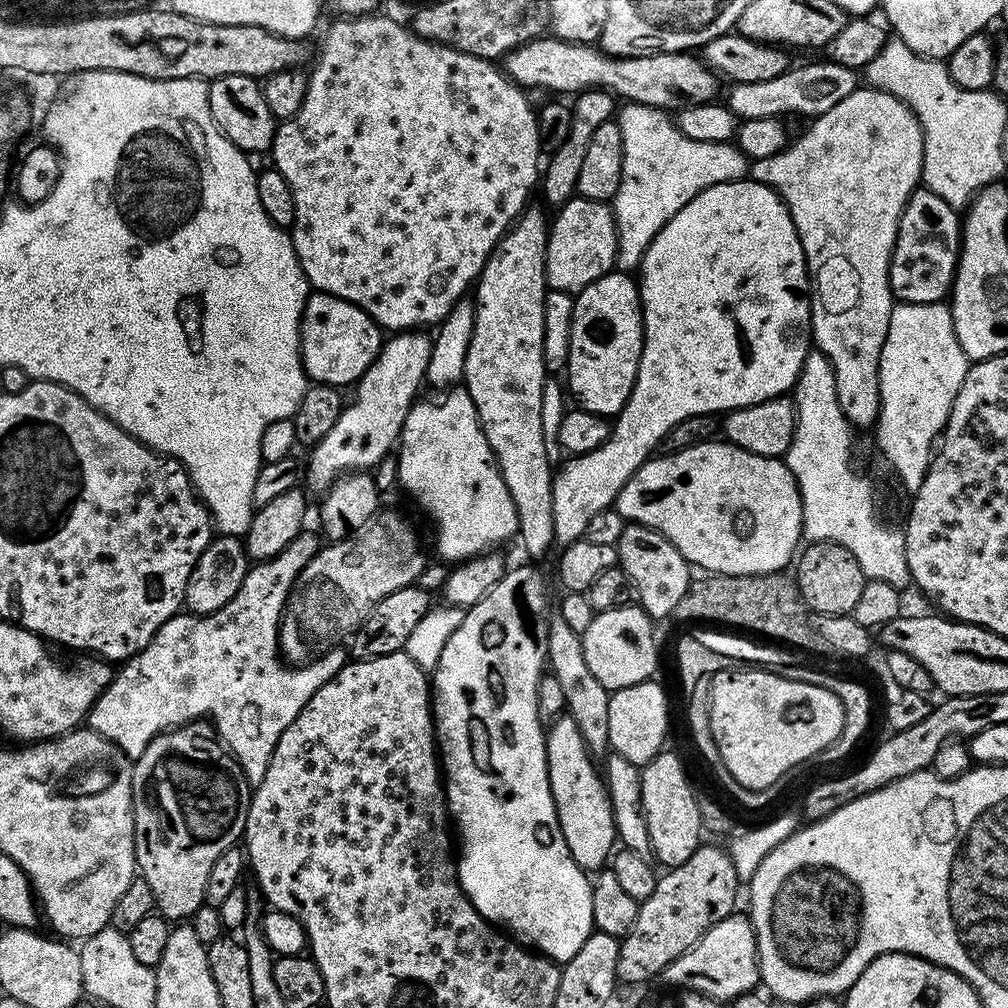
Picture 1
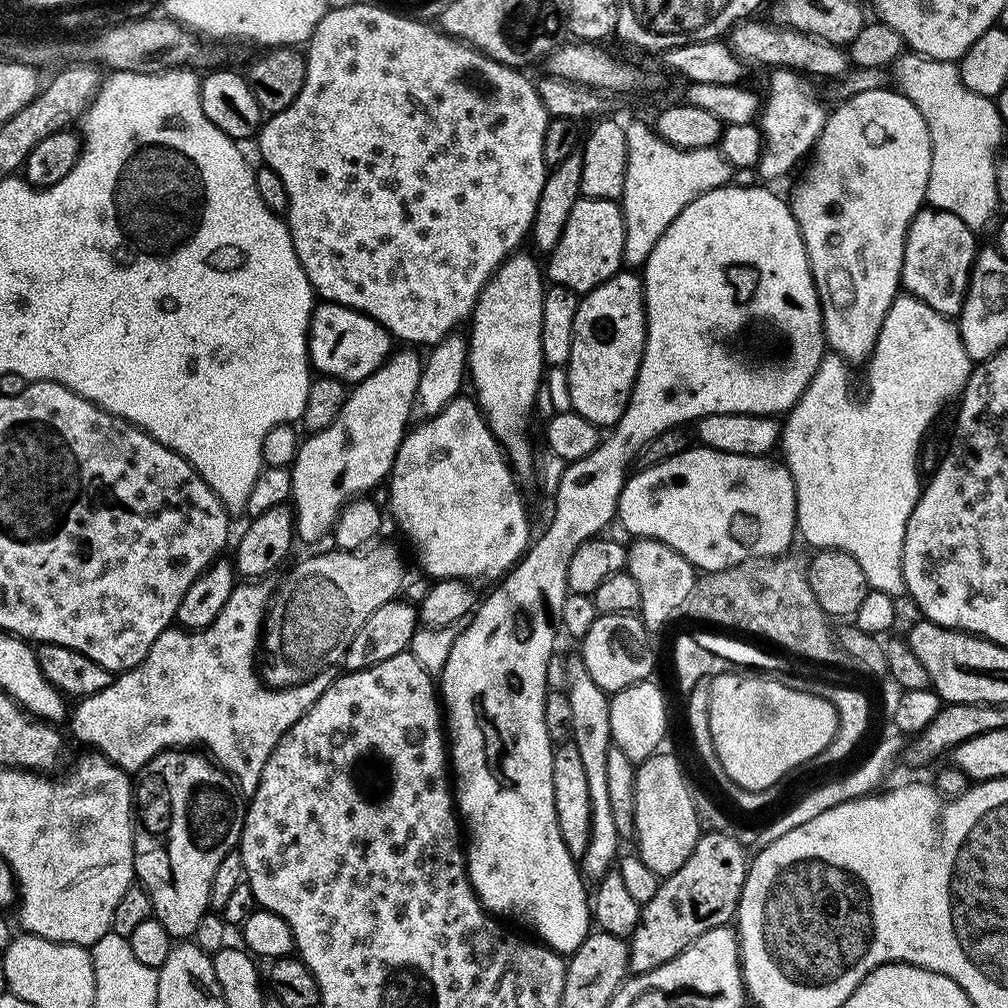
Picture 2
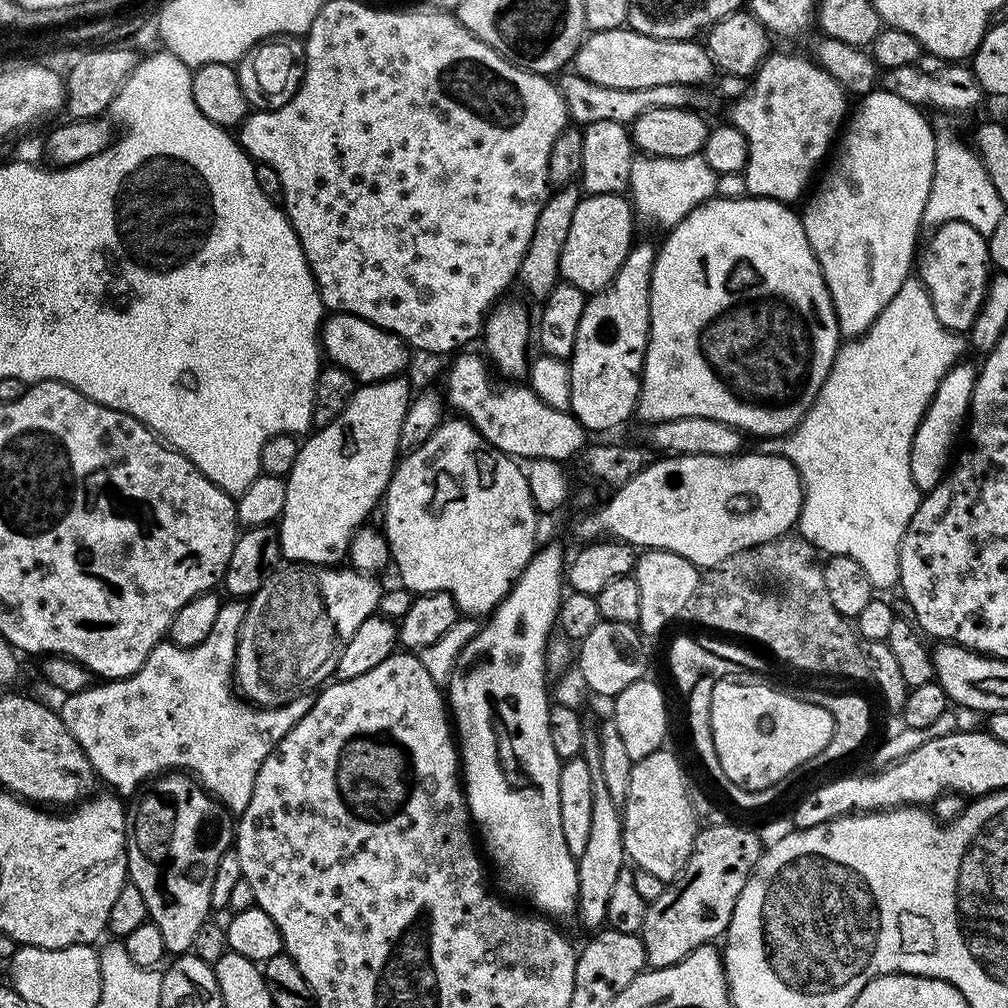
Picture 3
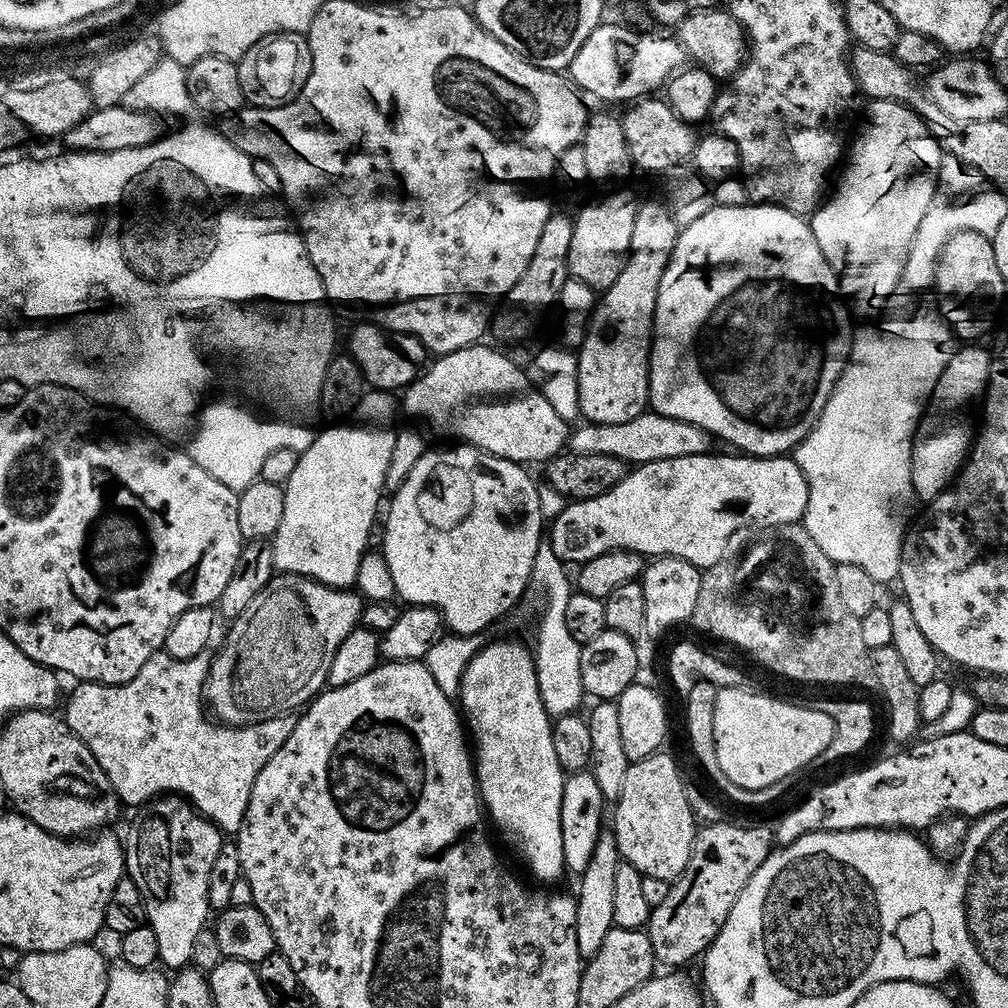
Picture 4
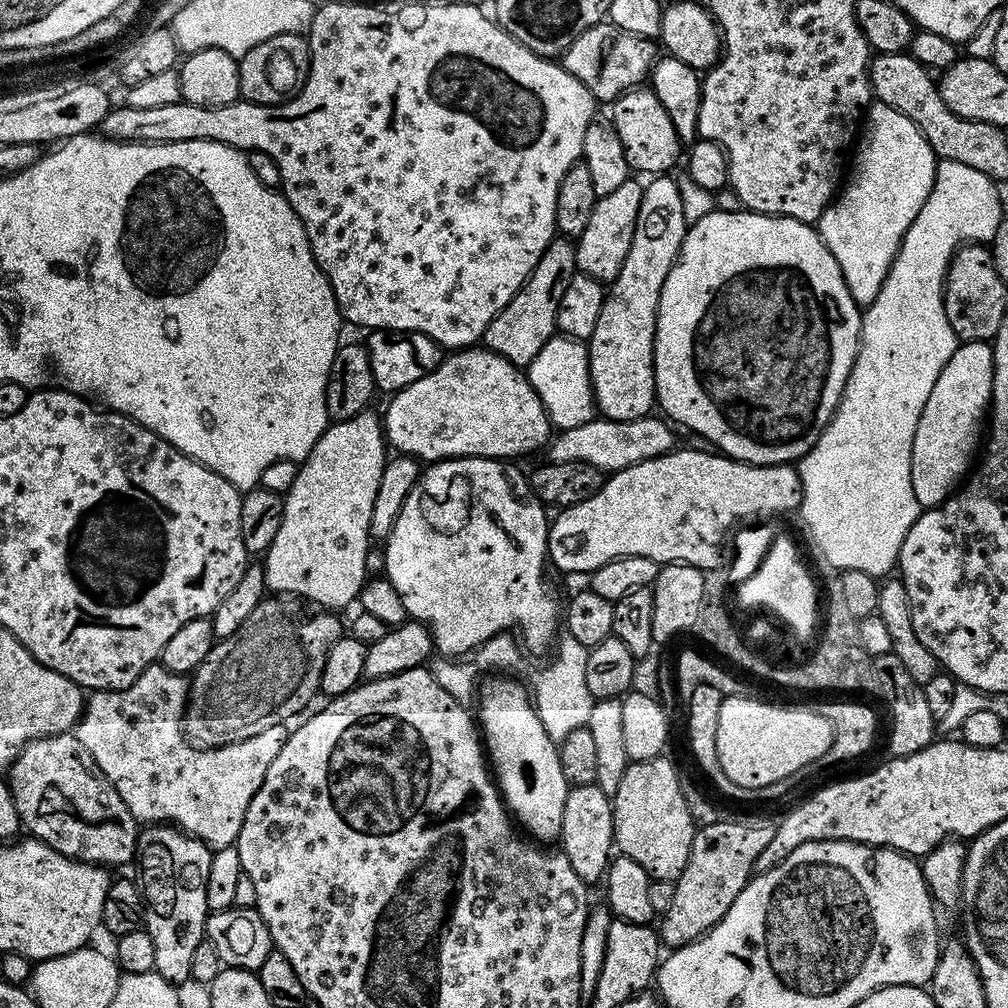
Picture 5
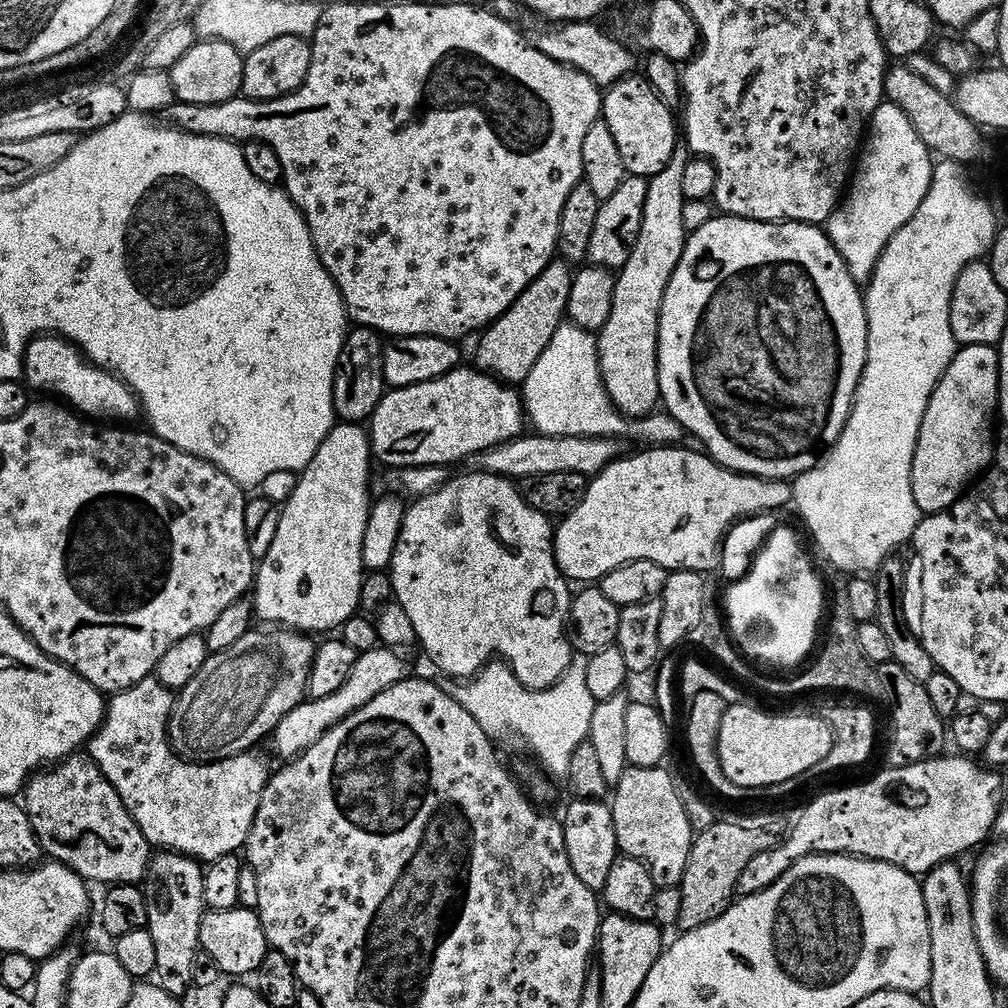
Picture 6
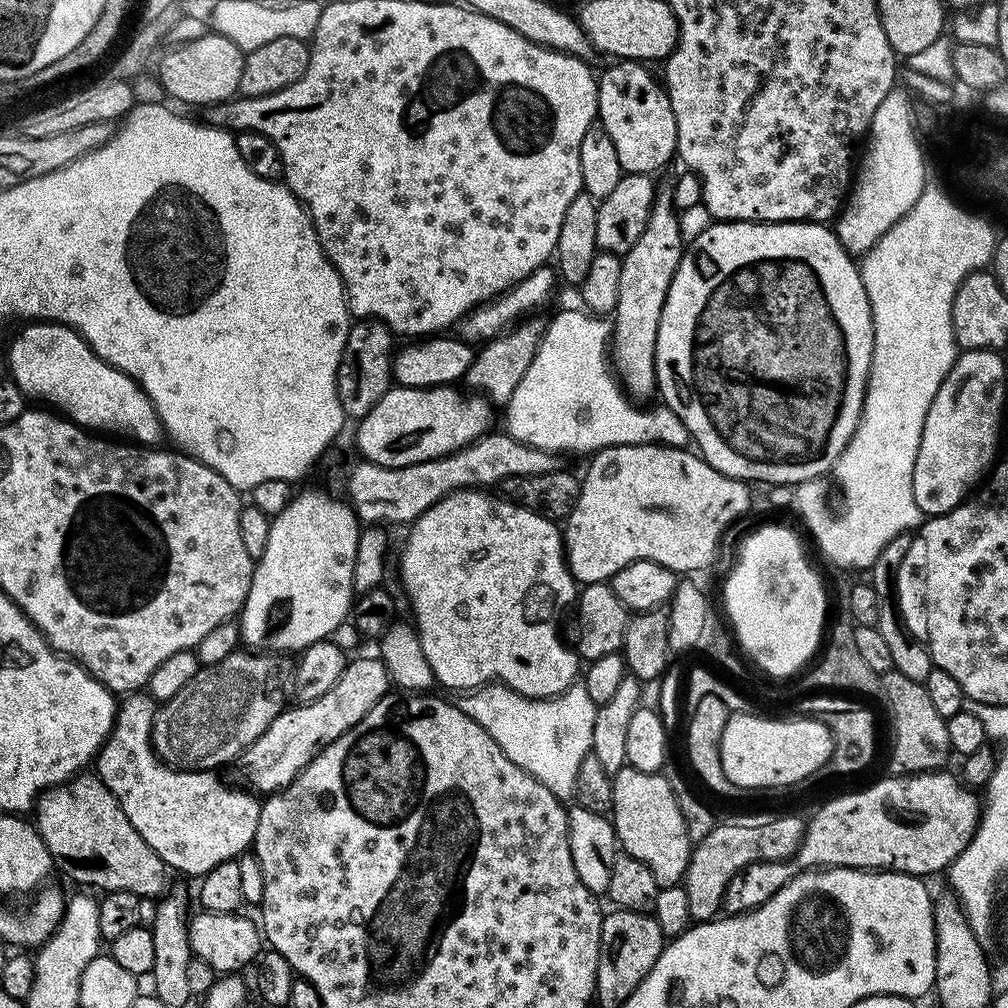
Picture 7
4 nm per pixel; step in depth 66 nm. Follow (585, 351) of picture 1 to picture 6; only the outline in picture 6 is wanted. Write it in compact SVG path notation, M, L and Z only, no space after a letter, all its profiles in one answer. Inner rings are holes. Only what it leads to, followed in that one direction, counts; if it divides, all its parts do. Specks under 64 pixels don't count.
M677 139L674 154L658 174L647 177L646 203L642 206L642 226L638 226L638 238L630 250L630 258L615 273L614 302L610 302L610 318L600 327L596 336L596 357L600 363L600 377L604 389L608 392L610 402L625 418L643 418L657 411L660 400L658 386L658 366L656 365L656 343L660 329L660 307L666 294L666 286L670 282L670 274L674 274L674 266L678 266L678 258L682 258L686 229L682 210L685 198L682 194L683 171L686 162L691 160L691 152L685 141Z

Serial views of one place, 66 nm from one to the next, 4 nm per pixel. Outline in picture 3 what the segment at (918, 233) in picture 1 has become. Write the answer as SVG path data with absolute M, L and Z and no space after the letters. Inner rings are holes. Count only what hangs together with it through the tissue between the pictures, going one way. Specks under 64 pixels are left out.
M948 220L933 232L936 233L929 238L928 245L925 248L923 245L918 252L918 280L928 291L934 314L938 314L938 322L951 332L964 334L978 318L984 305L984 295L988 293L988 237L961 220Z

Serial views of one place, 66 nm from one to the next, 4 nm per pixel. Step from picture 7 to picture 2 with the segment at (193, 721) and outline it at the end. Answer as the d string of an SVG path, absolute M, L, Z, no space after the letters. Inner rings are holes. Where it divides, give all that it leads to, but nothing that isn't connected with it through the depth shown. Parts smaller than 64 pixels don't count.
M373 543L363 550L331 550L308 556L293 566L270 596L270 603L262 629L262 679L274 688L293 688L306 682L312 676L331 669L331 664L339 665L344 652L358 634L362 622L378 610L378 606L389 604L401 595L405 587L404 560L392 544Z

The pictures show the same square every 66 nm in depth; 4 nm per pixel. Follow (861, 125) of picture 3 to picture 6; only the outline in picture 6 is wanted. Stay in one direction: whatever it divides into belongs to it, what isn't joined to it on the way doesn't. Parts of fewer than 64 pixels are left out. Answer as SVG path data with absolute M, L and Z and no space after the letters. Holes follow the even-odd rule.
M881 102L874 110L866 129L866 139L863 141L854 175L840 203L826 221L829 242L838 250L838 254L846 262L850 274L857 282L867 281L872 275L878 258L884 253L885 246L890 242L890 238L912 217L914 210L918 210L930 186L933 163L933 157L922 142L922 138L918 138L914 126L910 126L910 118L906 118L906 114L898 110L898 106Z

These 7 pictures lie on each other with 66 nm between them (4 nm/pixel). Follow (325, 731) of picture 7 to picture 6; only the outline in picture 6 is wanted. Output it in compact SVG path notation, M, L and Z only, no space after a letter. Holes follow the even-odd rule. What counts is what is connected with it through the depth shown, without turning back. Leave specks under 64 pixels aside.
M377 646L359 653L354 666L350 668L350 674L346 674L346 682L342 682L342 686L338 686L338 690L334 690L334 694L326 694L326 698L317 700L305 699L298 706L294 706L294 710L290 710L290 714L286 714L280 719L278 726L270 734L273 750L278 755L284 756L280 758L300 755L337 720L358 710L358 706L366 706L366 702L370 702L370 698L374 698L374 694L386 690L386 686L394 686L394 682L405 679L409 675L410 669L408 669L407 662L396 652L399 651L392 646Z

